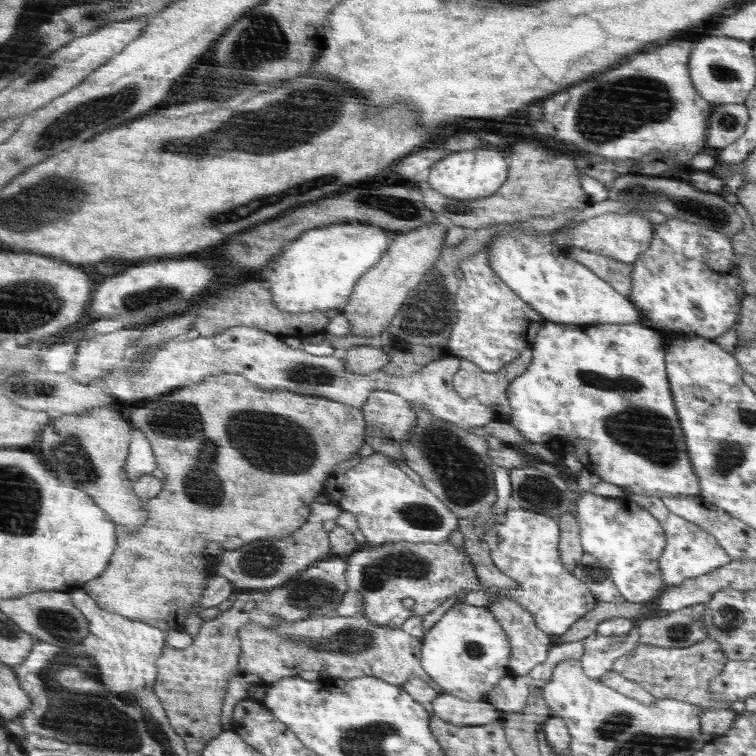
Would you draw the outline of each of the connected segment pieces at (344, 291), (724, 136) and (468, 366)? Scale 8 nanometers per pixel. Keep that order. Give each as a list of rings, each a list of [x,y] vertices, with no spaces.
[[[358,222],[314,228],[304,232],[283,248],[272,264],[274,274],[264,280],[263,284],[273,293],[273,303],[277,305],[277,309],[283,312],[324,311],[331,314],[342,312],[348,306],[358,279],[380,262],[397,234],[397,231],[383,229],[378,225],[368,226],[368,224],[358,224]]]
[[[743,104],[717,105],[710,119],[709,143],[713,148],[726,148],[746,130],[749,112]]]
[[[533,351],[521,352],[516,360],[508,364],[504,369],[499,372],[488,373],[480,367],[473,364],[473,361],[466,360],[462,357],[459,358],[459,370],[454,374],[451,384],[454,386],[460,398],[467,399],[468,401],[475,401],[494,414],[494,421],[507,422],[513,414],[513,407],[509,403],[509,387],[518,376],[525,374],[529,365],[533,360]]]

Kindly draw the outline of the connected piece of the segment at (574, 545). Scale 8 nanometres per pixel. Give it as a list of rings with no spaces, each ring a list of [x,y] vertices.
[[[566,512],[559,518],[561,530],[560,552],[561,560],[565,562],[566,568],[573,572],[582,555],[585,553],[579,533],[579,524],[572,516],[572,512]]]

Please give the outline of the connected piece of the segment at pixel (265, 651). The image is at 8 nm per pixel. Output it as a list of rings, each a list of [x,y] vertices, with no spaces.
[[[361,613],[349,617],[322,615],[299,621],[280,619],[276,627],[264,627],[256,621],[250,621],[239,628],[238,636],[242,653],[238,657],[236,673],[228,677],[226,683],[228,689],[224,693],[220,713],[223,732],[232,728],[234,705],[248,695],[250,686],[269,686],[304,670],[324,670],[328,677],[343,681],[375,676],[399,686],[416,677],[442,693],[442,688],[430,678],[422,665],[422,638],[410,636],[402,628],[374,624]]]

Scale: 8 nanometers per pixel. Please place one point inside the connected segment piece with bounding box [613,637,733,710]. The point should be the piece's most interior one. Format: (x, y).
(685, 674)

